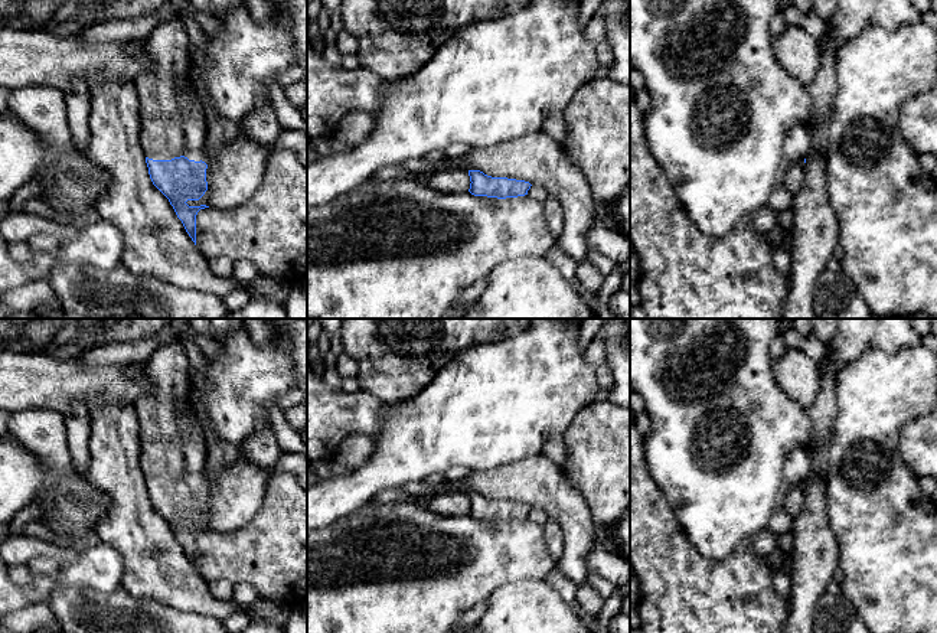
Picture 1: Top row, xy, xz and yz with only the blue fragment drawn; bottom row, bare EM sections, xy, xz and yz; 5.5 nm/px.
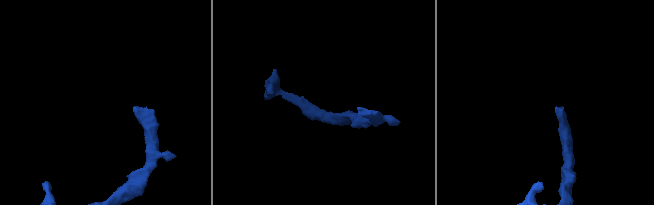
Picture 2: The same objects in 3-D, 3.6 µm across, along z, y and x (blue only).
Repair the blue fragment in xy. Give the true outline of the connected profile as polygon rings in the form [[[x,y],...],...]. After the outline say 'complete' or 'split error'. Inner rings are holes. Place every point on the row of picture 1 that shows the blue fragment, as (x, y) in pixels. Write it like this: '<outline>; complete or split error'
[[[173,16],[159,23],[144,39],[153,69],[136,78],[140,101],[140,143],[153,185],[169,199],[177,218],[196,245],[196,215],[206,205],[189,206],[208,190],[205,151],[206,115],[190,89],[190,52],[185,23]]]; split error

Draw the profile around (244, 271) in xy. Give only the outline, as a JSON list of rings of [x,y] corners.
[[[235,260],[232,268],[232,278],[239,285],[247,285],[259,277],[257,267],[248,260]]]

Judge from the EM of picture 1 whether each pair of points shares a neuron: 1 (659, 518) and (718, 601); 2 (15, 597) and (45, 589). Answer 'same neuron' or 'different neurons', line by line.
1: same neuron
2: same neuron

